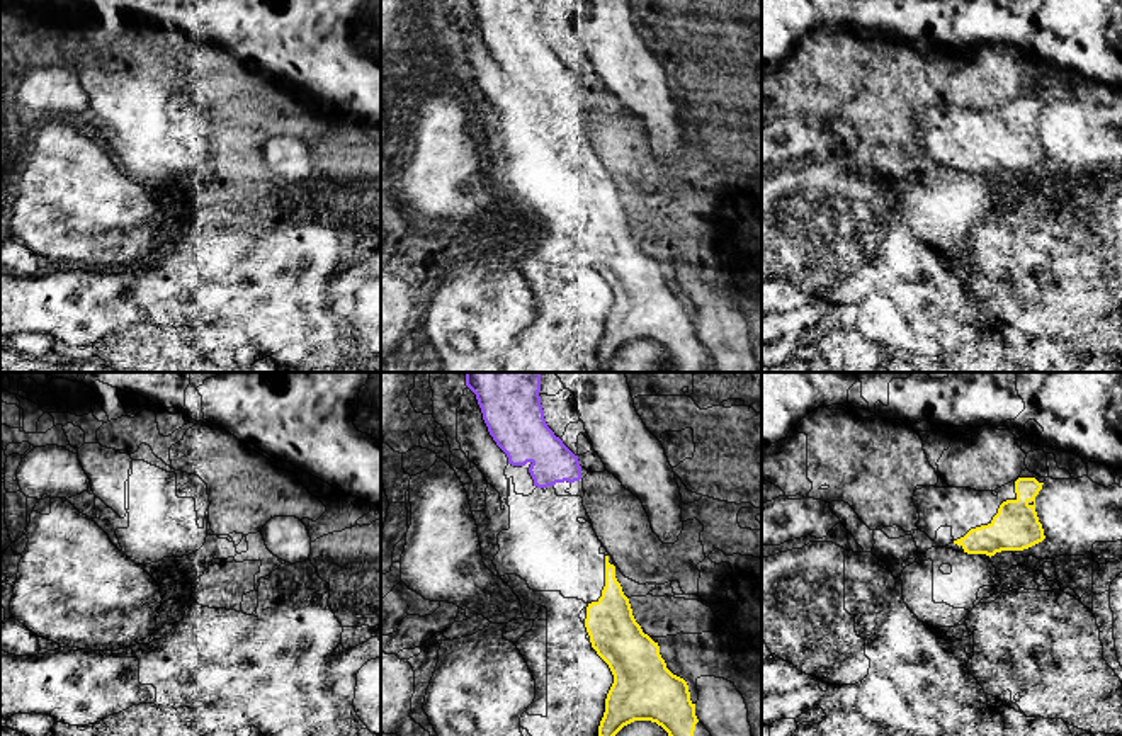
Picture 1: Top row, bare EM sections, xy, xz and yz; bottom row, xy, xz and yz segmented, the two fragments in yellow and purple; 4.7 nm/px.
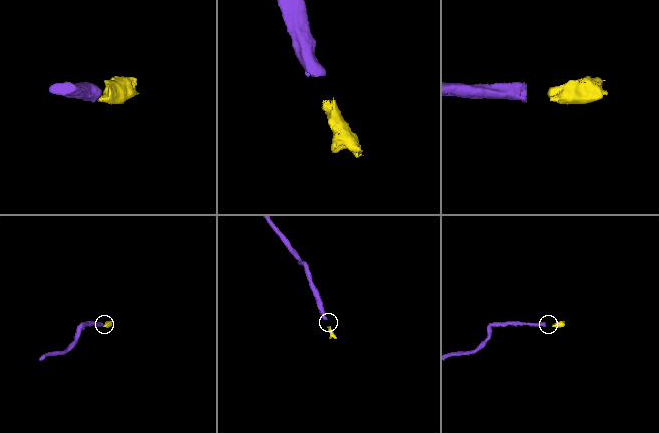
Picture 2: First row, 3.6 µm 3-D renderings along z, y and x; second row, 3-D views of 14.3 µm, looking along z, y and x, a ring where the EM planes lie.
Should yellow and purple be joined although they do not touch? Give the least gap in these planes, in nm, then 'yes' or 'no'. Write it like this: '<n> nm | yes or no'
380 nm | yes

